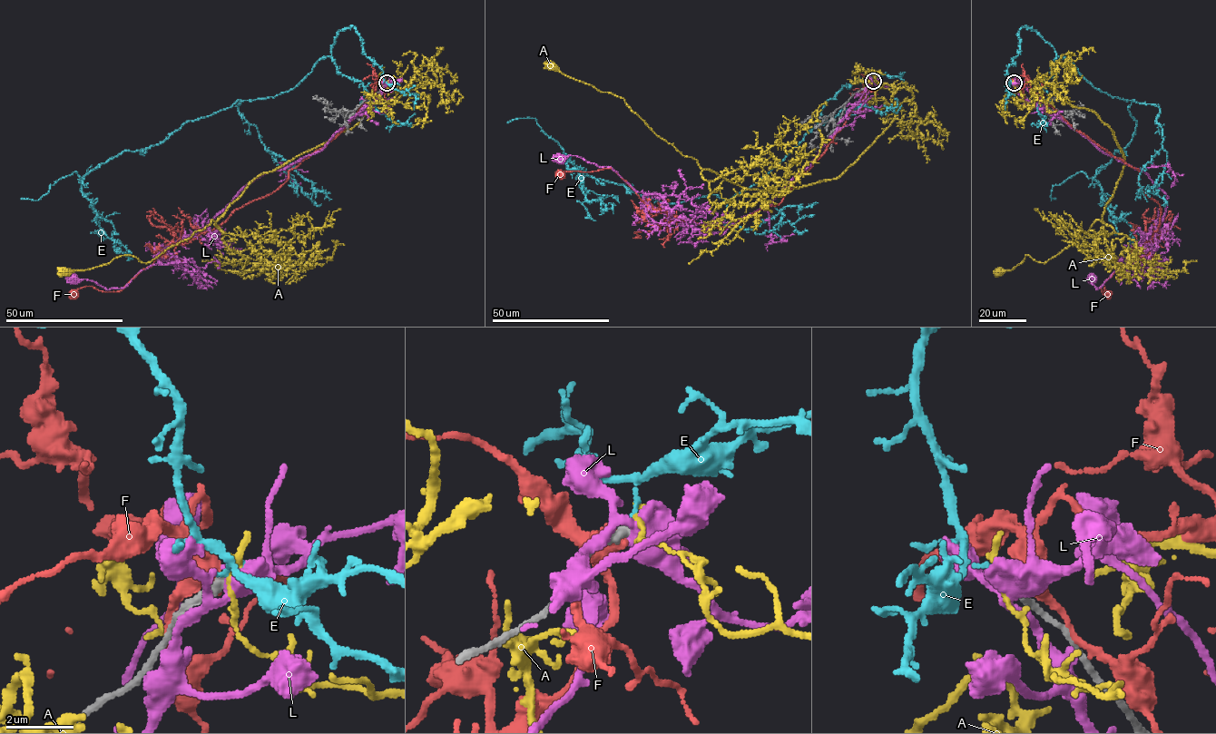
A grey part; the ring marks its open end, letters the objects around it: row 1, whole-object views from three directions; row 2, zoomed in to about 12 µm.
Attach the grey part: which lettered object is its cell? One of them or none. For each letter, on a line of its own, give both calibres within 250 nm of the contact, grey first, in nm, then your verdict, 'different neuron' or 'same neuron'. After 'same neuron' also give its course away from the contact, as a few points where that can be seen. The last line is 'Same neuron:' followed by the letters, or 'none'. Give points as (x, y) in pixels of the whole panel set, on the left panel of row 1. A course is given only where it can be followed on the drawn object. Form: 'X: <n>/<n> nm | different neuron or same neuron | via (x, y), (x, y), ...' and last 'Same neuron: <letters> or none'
A: 340/90 nm | different neuron
E: 340/180 nm | different neuron
F: 400/500 nm | different neuron
L: 380/440 nm | different neuron
Same neuron: none

